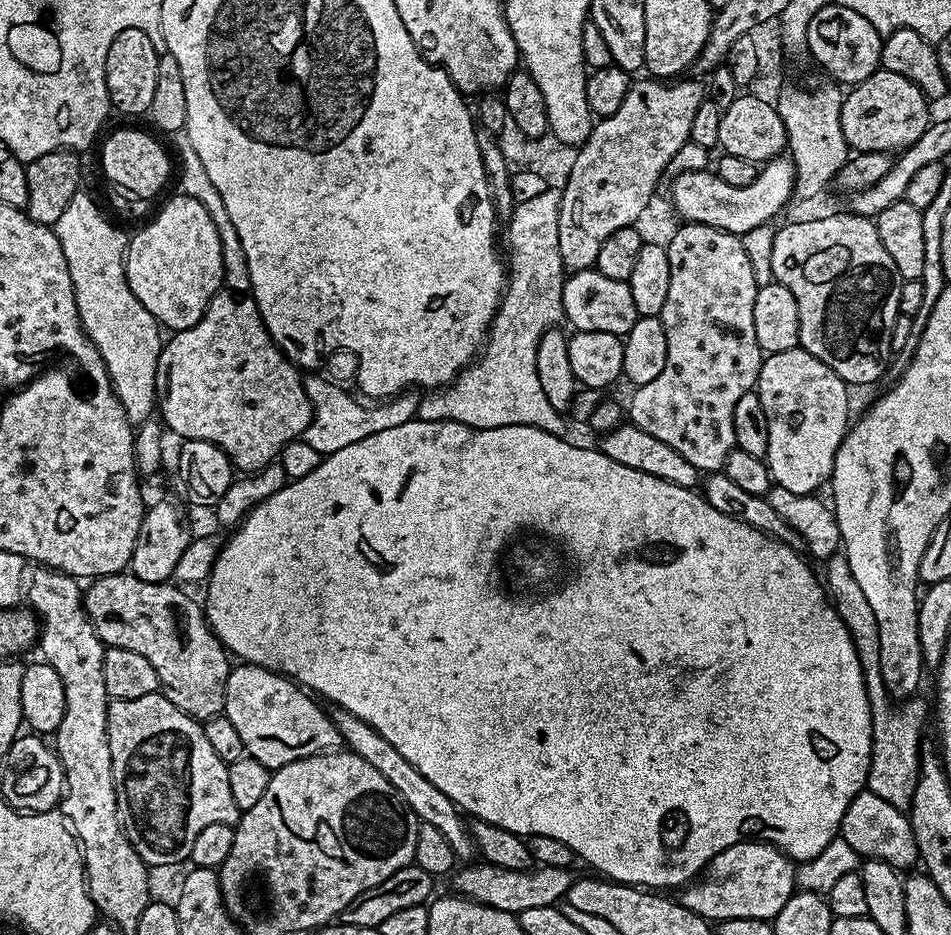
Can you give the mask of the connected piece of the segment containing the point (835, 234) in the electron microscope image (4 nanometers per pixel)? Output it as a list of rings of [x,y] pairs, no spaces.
[[[845,210],[837,216],[820,216],[817,220],[796,220],[785,228],[775,229],[772,274],[777,284],[784,284],[798,302],[800,323],[799,347],[814,354],[834,374],[838,374],[849,386],[872,384],[885,375],[889,353],[892,352],[890,338],[894,322],[901,316],[898,294],[902,283],[898,266],[890,258],[882,238],[878,238],[875,219],[855,215]]]

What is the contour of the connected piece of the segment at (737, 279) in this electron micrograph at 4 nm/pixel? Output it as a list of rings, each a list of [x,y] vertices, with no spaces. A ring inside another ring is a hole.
[[[681,223],[673,241],[667,246],[668,257],[670,258],[670,291],[666,294],[666,306],[660,311],[660,321],[666,330],[666,366],[662,366],[662,374],[654,378],[654,382],[646,382],[635,389],[632,396],[632,405],[629,403],[626,408],[631,423],[636,424],[646,434],[654,434],[661,442],[666,442],[670,450],[678,450],[686,462],[690,462],[701,473],[719,472],[724,467],[726,458],[736,447],[734,438],[734,406],[738,406],[738,398],[742,394],[753,391],[756,380],[760,377],[760,362],[762,353],[758,346],[758,334],[754,334],[754,298],[758,287],[754,278],[754,270],[750,266],[750,258],[746,258],[744,241],[739,235],[727,232],[724,229],[716,229],[714,226],[698,223]]]

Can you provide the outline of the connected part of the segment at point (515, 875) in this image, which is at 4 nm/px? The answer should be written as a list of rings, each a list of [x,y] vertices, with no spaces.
[[[472,862],[461,867],[451,880],[456,887],[453,889],[464,899],[485,904],[494,910],[519,914],[522,910],[535,910],[538,906],[559,905],[572,889],[572,874],[567,868],[533,866],[528,870],[506,870],[487,862]]]

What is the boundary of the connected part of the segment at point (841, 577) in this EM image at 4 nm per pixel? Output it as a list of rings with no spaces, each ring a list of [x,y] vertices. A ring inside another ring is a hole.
[[[842,554],[829,556],[823,561],[822,583],[831,599],[832,607],[836,609],[837,614],[842,618],[842,622],[848,627],[850,638],[856,647],[856,653],[862,666],[864,675],[864,685],[866,694],[870,702],[870,718],[872,719],[872,757],[870,758],[870,770],[868,771],[867,791],[878,794],[878,798],[886,798],[890,806],[901,810],[908,810],[912,807],[914,790],[920,777],[920,757],[922,747],[920,748],[920,727],[923,726],[927,716],[929,719],[929,705],[920,701],[920,698],[909,698],[899,702],[893,700],[890,690],[886,690],[886,682],[882,682],[882,662],[880,661],[880,651],[878,650],[878,618],[874,618],[874,610],[870,610],[870,602],[866,602],[866,594],[862,594],[858,581],[850,570],[850,562]]]

